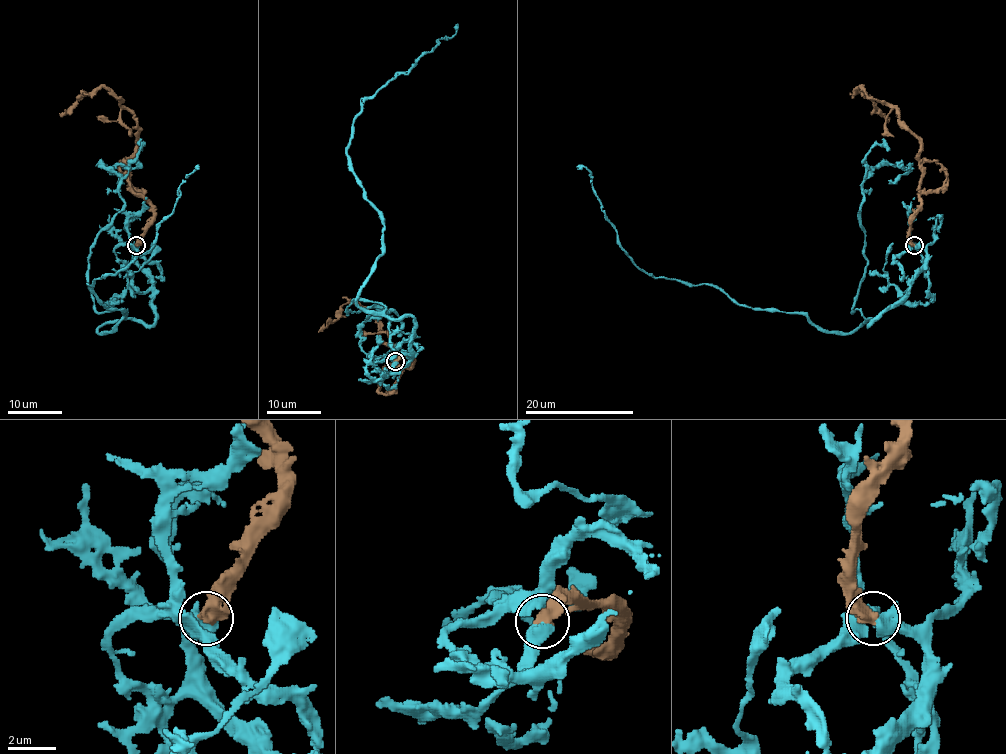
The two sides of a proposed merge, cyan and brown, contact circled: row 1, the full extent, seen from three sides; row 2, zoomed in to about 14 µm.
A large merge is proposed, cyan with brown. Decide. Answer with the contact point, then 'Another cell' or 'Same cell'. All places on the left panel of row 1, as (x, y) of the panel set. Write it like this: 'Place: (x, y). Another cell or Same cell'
Place: (136, 245). Same cell

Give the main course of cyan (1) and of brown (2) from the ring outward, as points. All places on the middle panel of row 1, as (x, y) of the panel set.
1: (395, 362), (414, 352), (414, 319), (357, 302), (384, 217), (349, 140), (364, 102), (457, 23)
2: (395, 361), (407, 357), (411, 365), (387, 369), (395, 366), (396, 350), (362, 306), (345, 304), (318, 332)

